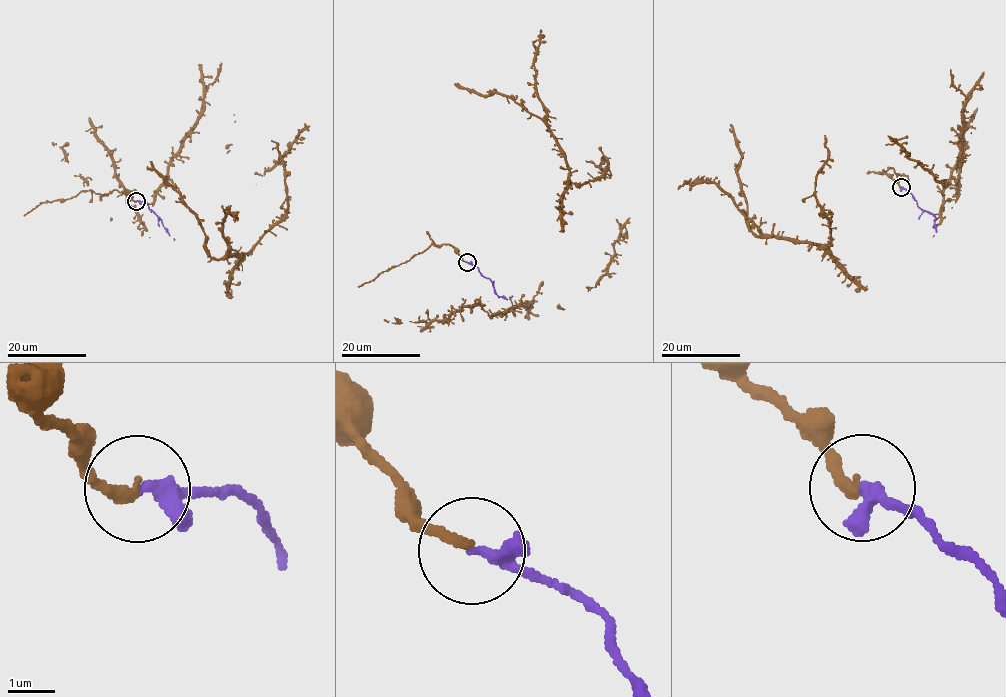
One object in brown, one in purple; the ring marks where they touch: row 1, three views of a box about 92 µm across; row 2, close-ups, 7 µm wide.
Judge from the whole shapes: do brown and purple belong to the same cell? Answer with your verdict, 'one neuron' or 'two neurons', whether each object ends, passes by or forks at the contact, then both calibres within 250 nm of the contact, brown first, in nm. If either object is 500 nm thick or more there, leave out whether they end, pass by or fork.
one neuron | brown ends | purple passes by | 240/240 nm

